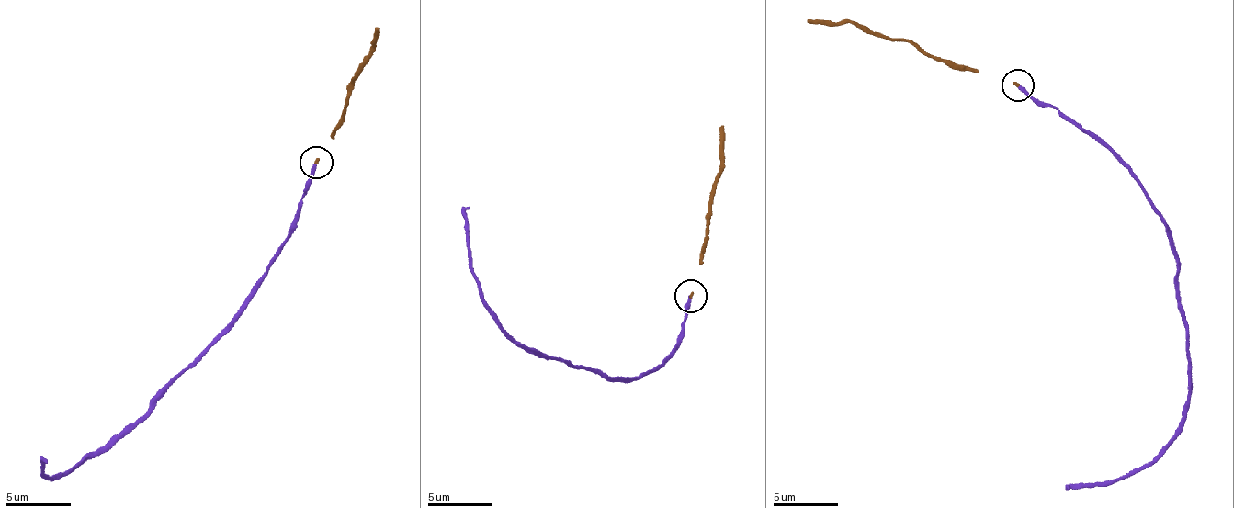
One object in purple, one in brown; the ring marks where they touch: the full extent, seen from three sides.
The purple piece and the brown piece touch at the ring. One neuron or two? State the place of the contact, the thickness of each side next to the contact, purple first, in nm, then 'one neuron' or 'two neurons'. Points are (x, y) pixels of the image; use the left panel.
place (316, 162); calibres 260 and 160 nm; one neuron

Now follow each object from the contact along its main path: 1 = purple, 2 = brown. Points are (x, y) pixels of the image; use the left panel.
1: (315, 163), (290, 232), (266, 276), (222, 333), (152, 408), (77, 467), (49, 478), (41, 473), (46, 462)
2: (315, 163), (379, 28)

